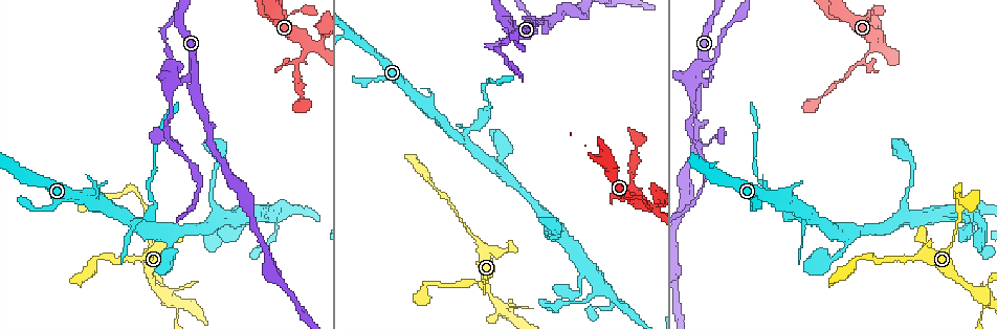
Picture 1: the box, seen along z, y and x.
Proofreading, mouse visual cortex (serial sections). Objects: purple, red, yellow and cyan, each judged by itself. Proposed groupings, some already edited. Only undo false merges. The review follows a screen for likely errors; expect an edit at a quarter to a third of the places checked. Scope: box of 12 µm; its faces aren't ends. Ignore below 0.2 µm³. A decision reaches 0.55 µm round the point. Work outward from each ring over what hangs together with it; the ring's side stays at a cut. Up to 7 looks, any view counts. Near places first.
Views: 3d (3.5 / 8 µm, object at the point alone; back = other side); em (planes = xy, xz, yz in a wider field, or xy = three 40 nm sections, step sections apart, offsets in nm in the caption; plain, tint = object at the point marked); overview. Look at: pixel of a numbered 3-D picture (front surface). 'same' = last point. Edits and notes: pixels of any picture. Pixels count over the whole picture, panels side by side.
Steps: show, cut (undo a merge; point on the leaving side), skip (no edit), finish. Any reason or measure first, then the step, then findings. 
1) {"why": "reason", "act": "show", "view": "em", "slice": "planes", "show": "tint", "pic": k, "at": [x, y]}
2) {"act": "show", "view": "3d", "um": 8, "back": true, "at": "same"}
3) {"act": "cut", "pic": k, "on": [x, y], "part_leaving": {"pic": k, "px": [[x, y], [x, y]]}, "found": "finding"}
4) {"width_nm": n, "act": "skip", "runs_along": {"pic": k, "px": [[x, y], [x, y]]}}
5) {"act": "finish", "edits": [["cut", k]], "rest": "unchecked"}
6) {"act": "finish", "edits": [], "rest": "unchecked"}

{"why": "thick turns thin", "act": "show", "view": "3d", "um": 3.5, "pic": 1, "at": [598, 285]}

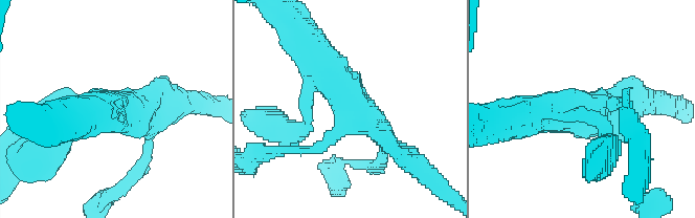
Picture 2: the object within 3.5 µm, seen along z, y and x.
{"act": "show", "view": "em", "slice": "xy", "step": 1, "show": "tint", "pic": 2, "at": [348, 112]}

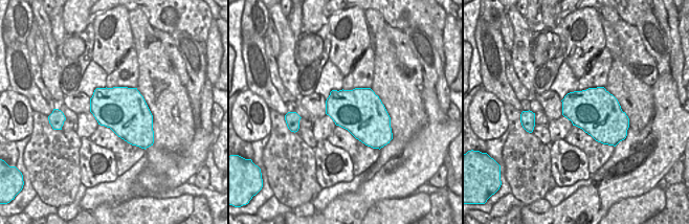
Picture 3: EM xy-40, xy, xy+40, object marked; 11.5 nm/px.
{"act": "skip", "runs_along": {"pic": 2, "px": [[312, 56], [348, 112], [399, 152]]}, "found": "all the same cell"}

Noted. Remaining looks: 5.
{"why": "thick turns thin", "act": "show", "view": "3d", "um": 3.5, "pic": 1, "at": [513, 308]}

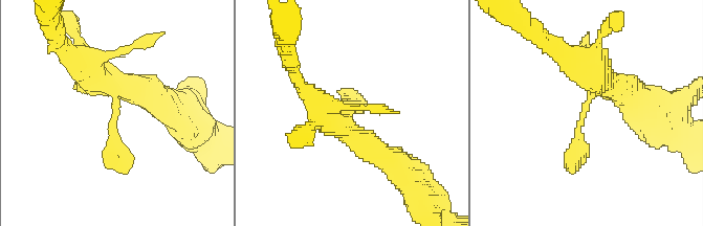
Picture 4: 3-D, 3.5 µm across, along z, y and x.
{"act": "show", "view": "em", "slice": "xy", "step": 3, "show": "tint", "pic": 4, "at": [587, 107]}

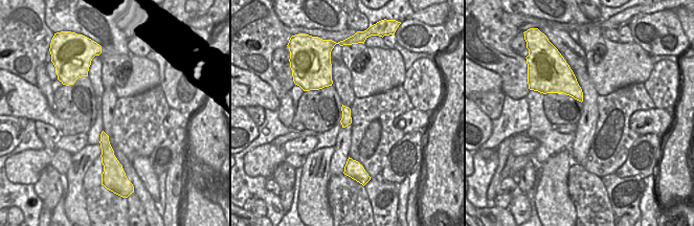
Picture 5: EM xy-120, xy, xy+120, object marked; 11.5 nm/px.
{"act": "skip", "runs_along": {"pic": 4, "px": [[83, 64], [112, 93], [112, 138], [125, 144]]}, "found": "one cell here"}

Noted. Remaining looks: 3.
{"why": "sharp bend", "act": "show", "view": "3d", "um": 8, "pic": 1, "at": [872, 47]}

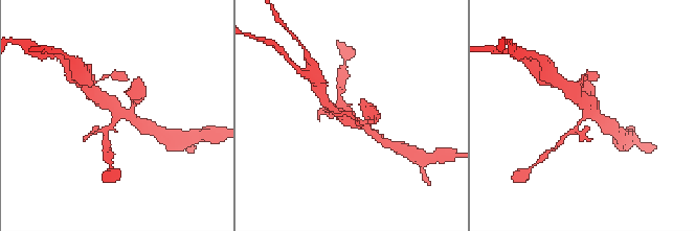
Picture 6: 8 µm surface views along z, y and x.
{"why": "closer look", "act": "show", "view": "3d", "um": 3.5, "pic": 6, "at": [114, 114]}

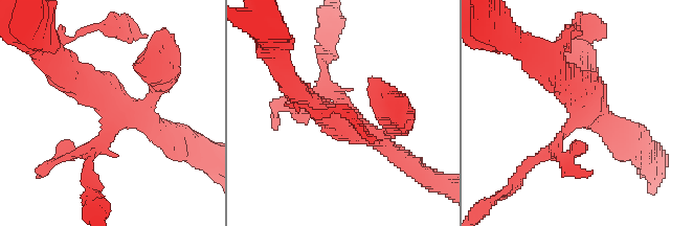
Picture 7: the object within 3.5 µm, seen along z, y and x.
{"act": "show", "view": "em", "slice": "xy", "step": 1, "show": "tint", "pic": 7, "at": [105, 115]}

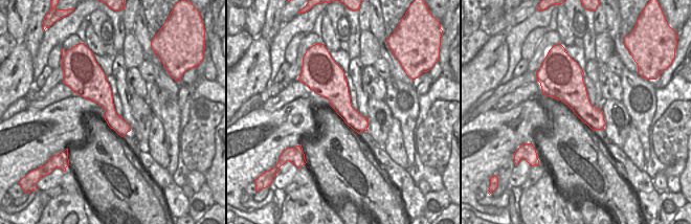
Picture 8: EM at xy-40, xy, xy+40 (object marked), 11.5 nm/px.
{"act": "cut", "pic": 7, "on": [85, 150], "part_leaving": {"pic": 7, "px": [[109, 126], [90, 155], [90, 197]]}, "found": "two cells meet here"}

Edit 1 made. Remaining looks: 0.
{"act": "finish", "edits": [["cut", 7]], "rest": "unchecked"}

